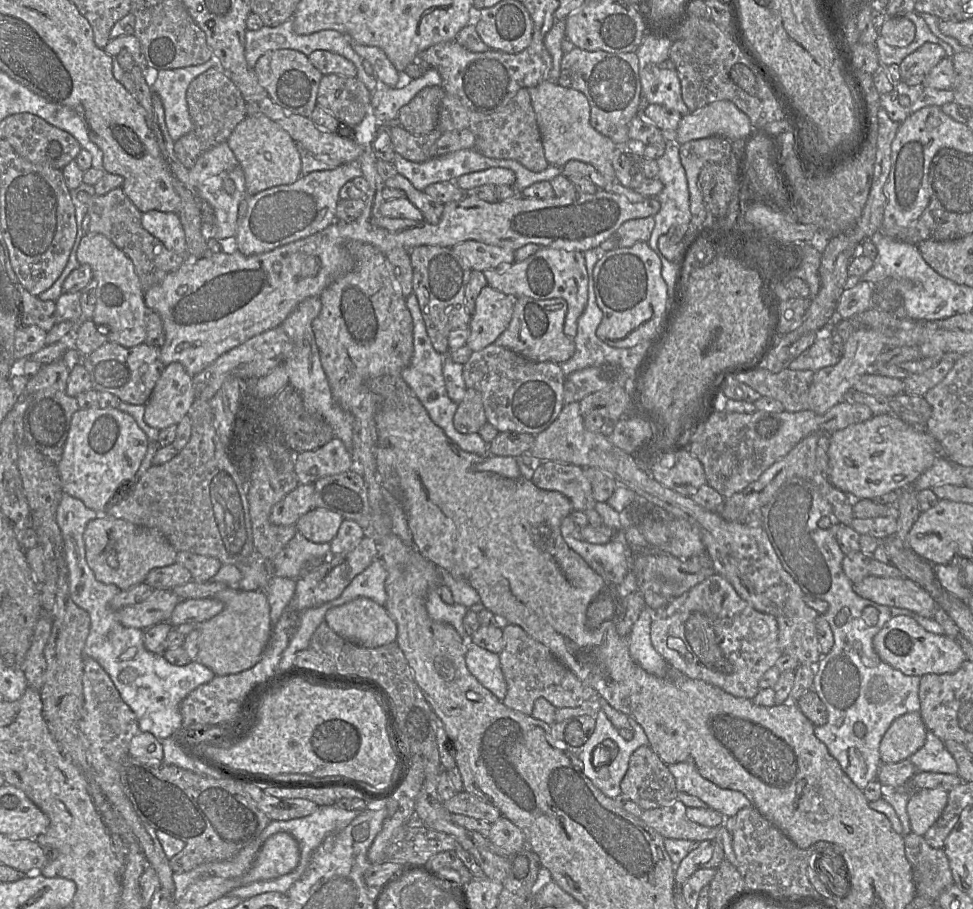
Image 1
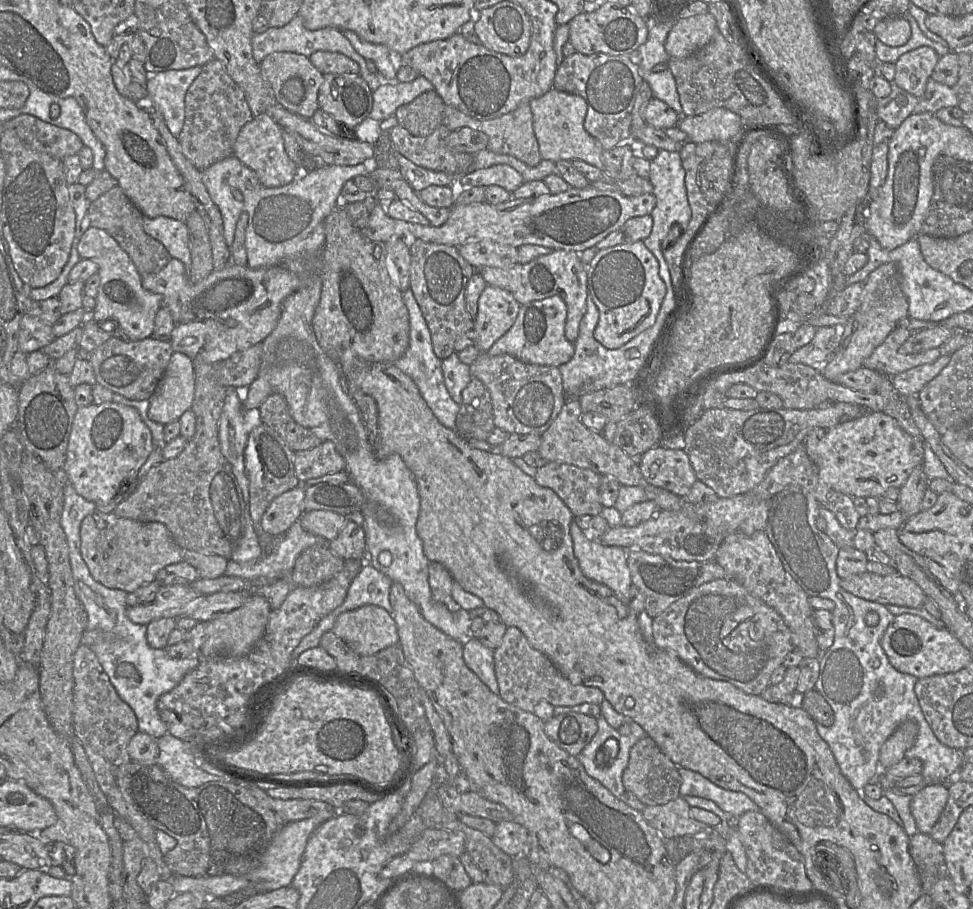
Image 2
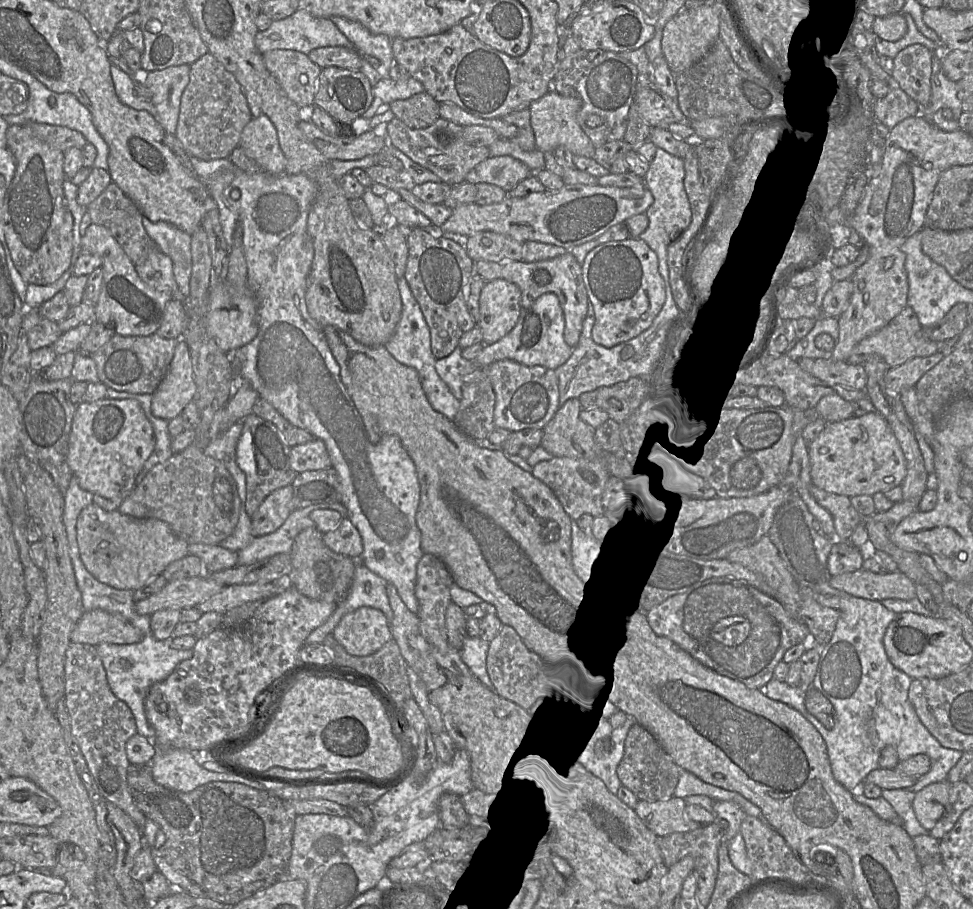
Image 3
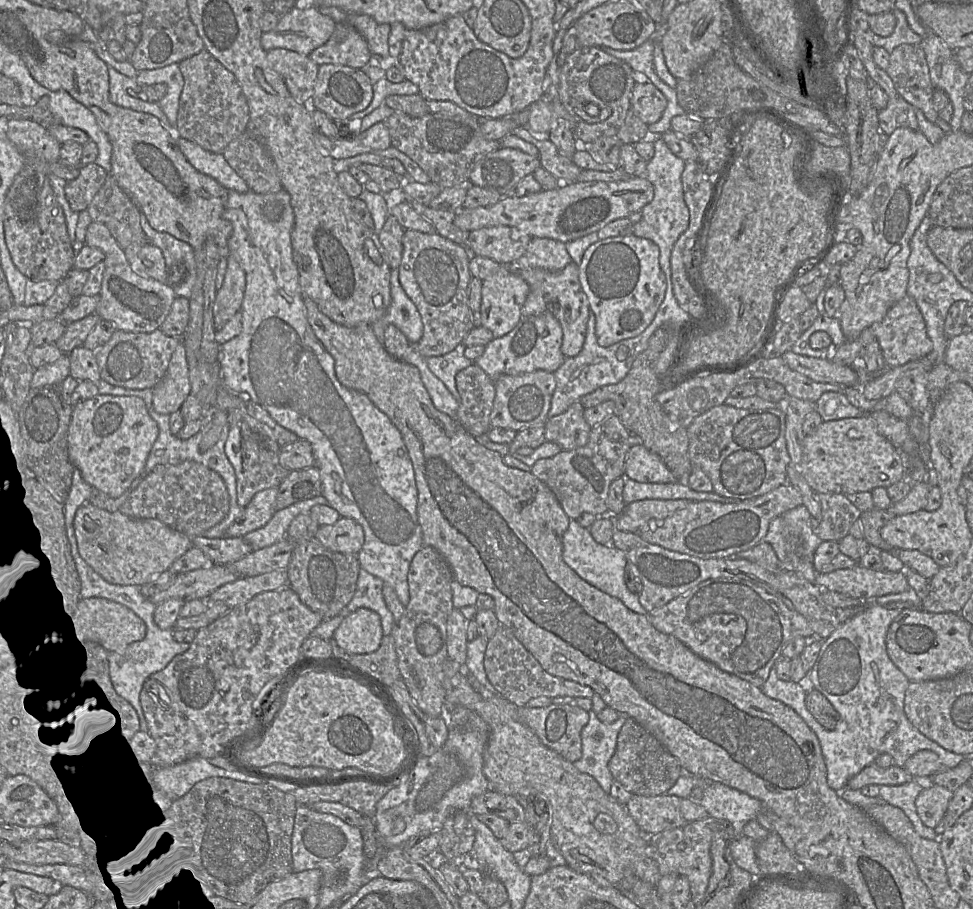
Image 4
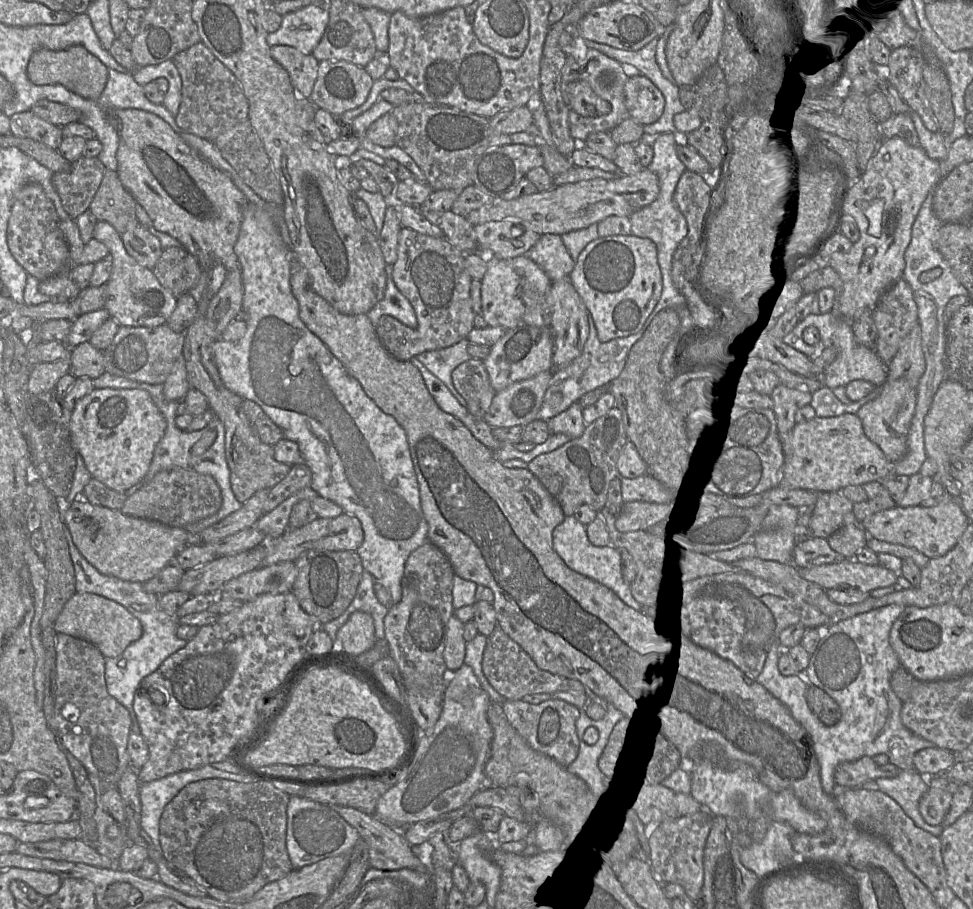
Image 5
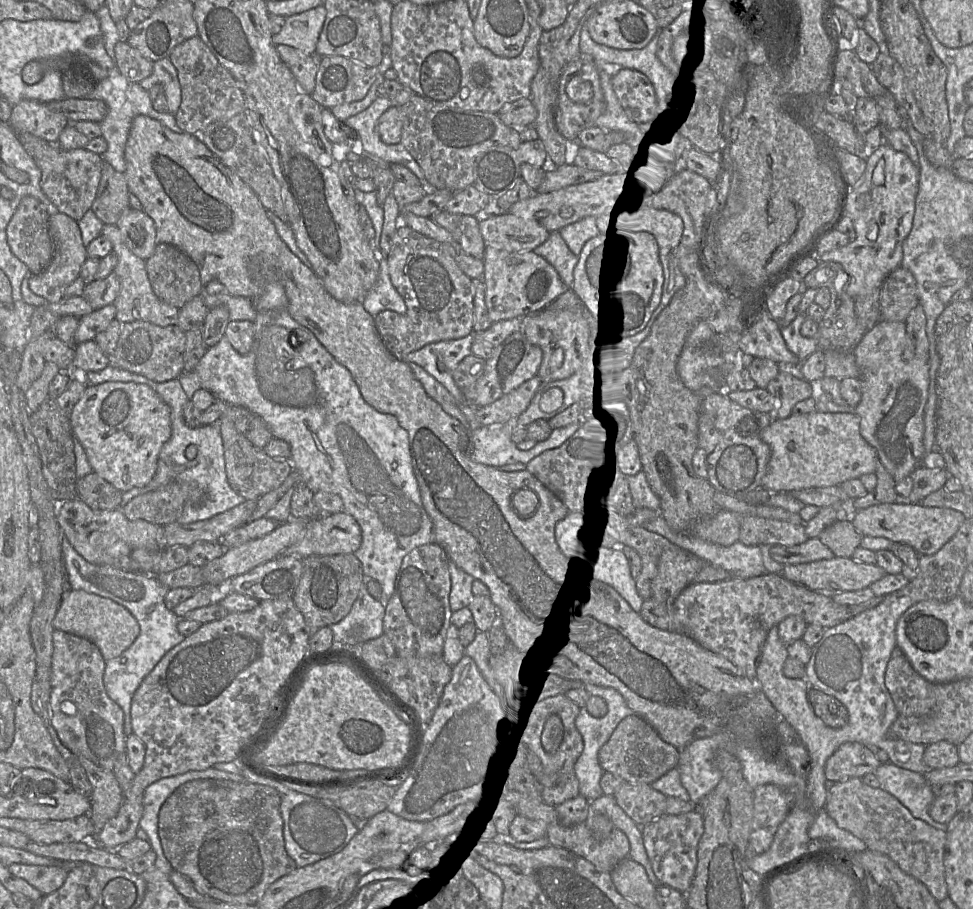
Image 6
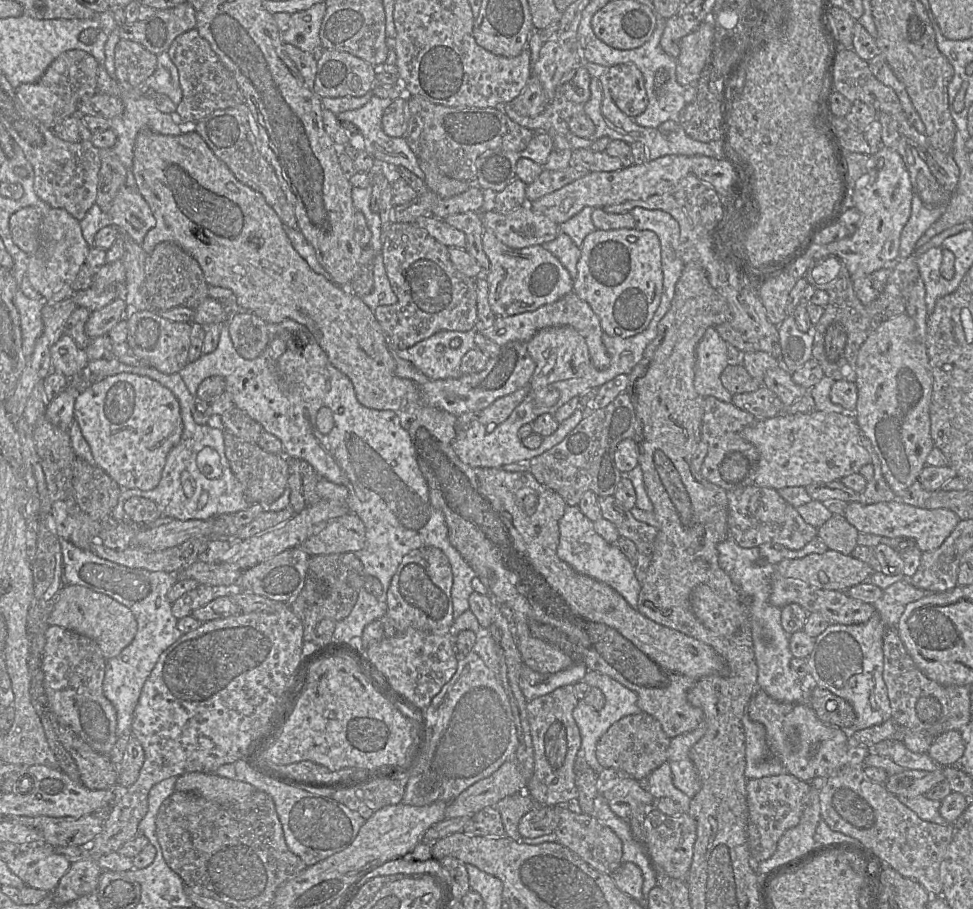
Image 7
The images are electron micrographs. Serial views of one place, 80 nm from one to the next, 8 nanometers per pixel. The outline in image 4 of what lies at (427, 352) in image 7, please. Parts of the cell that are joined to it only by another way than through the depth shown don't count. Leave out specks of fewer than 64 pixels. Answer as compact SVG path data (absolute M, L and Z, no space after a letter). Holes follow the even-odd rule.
M460 343L445 355L427 358L427 364L432 373L445 384L459 404L461 396L456 387L456 374L473 363L464 355L465 348L466 346Z

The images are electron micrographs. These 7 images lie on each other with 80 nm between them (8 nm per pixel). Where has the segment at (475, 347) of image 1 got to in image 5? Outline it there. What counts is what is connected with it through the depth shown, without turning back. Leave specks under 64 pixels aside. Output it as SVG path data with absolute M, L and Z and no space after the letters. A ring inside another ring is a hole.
M483 253L483 254L487 257L487 270L484 277L481 279L481 285L482 285L481 286L481 304L482 304L483 318L486 321L488 326L491 326L491 327L502 326L506 328L507 330L512 329L516 327L520 322L522 322L522 317L528 308L532 308L543 301L543 299L545 298L547 292L549 291L551 287L552 281L546 275L546 273L535 262L533 262L527 255L521 255L521 256L510 258L510 259L500 259L493 255L487 255L488 253Z

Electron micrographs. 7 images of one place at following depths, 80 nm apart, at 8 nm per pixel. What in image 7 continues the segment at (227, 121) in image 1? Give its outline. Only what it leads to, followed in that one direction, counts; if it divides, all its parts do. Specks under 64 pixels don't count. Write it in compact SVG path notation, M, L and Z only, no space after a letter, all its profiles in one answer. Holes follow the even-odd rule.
M193 28L174 39L168 55L179 74L182 100L177 106L175 118L184 126L194 126L216 110L238 106L244 103L244 96L230 71L222 64L209 42Z

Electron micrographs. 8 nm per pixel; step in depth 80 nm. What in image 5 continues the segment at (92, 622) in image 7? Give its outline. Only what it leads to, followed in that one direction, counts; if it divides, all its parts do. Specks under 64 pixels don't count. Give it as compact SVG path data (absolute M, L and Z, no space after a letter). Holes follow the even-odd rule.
M75 593L58 616L54 629L84 639L95 645L103 656L112 658L123 653L127 646L142 635L140 621L121 604L93 593Z

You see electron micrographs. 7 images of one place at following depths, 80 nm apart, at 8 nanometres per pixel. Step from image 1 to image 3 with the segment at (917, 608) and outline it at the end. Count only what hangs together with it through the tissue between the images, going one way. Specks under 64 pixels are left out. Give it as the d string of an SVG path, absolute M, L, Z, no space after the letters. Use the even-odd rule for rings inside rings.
M859 569L832 576L830 584L837 590L868 600L911 600L917 597L916 584L899 571L879 574Z

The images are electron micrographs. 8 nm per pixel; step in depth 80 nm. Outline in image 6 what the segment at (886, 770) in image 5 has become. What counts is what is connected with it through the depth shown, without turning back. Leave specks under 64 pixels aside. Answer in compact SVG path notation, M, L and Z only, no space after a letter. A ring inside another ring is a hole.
M846 742L828 758L825 764L826 787L850 778L862 778L875 773L881 762L874 752L859 742Z

